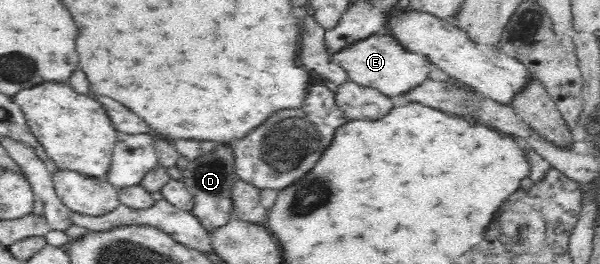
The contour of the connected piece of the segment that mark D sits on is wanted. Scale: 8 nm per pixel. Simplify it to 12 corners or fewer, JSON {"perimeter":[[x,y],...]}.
{"perimeter":[[233,151],[189,162],[190,213],[209,236],[235,218]]}

